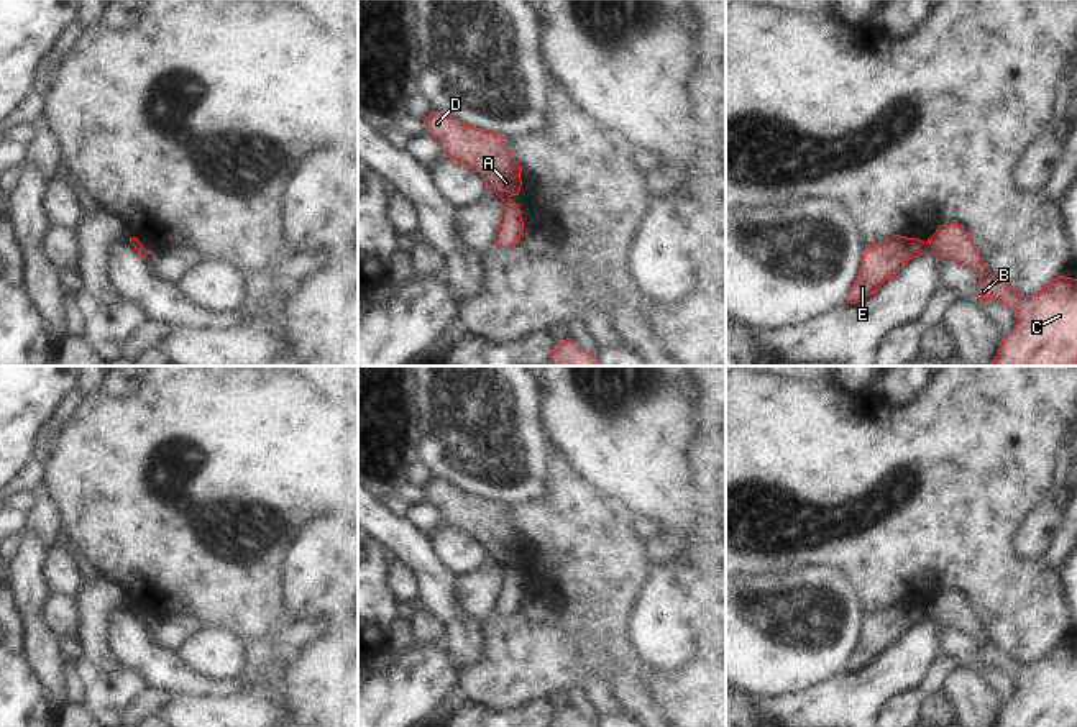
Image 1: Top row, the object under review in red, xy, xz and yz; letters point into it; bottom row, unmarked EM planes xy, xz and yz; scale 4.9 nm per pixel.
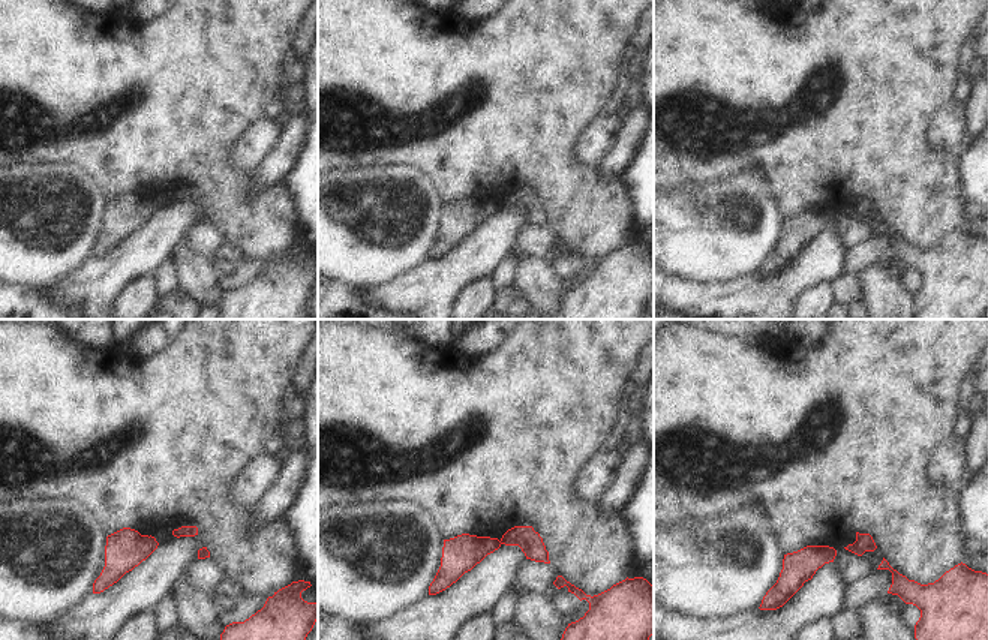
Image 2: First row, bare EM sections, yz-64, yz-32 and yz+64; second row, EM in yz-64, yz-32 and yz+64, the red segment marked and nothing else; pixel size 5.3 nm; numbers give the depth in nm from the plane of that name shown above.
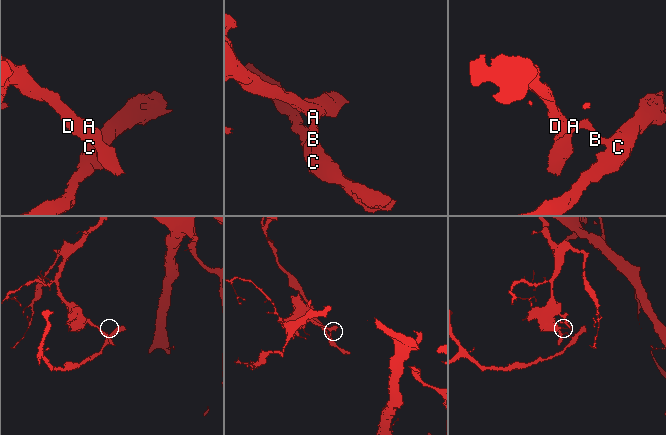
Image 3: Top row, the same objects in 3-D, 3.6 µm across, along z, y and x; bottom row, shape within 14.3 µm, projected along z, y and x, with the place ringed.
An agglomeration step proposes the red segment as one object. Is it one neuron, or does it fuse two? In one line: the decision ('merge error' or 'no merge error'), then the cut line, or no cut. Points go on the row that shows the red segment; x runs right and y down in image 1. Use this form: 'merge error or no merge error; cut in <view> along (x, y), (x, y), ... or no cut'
merge error; cut in yz along (925, 243), (926, 251)

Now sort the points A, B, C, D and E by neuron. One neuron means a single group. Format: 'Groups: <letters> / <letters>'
Groups: A D E / B C.

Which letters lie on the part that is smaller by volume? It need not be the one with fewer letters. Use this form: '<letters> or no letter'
B, C

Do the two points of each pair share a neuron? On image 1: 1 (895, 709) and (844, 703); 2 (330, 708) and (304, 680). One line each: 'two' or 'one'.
1: two
2: one

